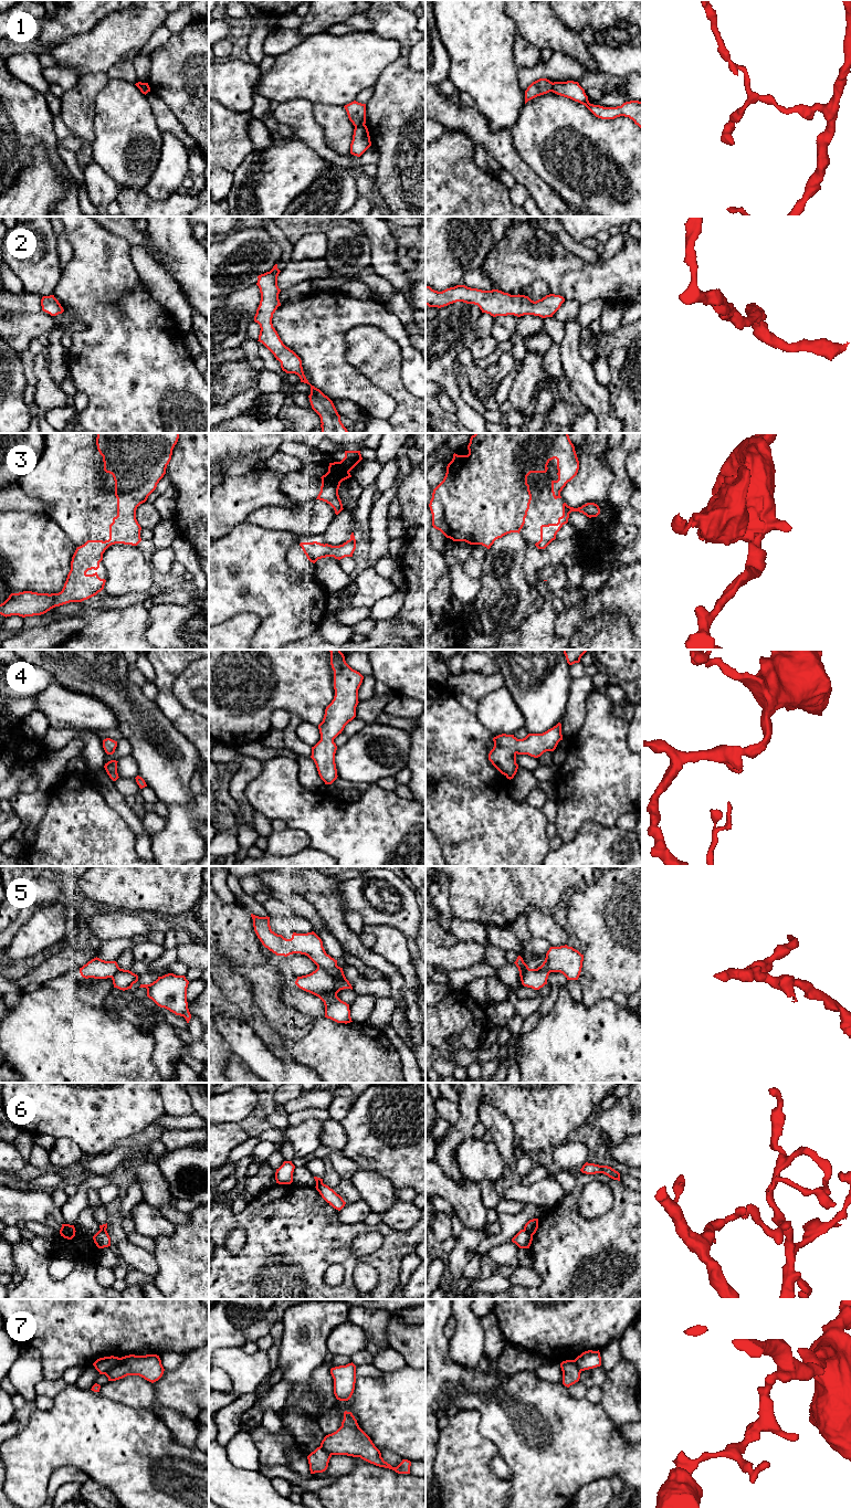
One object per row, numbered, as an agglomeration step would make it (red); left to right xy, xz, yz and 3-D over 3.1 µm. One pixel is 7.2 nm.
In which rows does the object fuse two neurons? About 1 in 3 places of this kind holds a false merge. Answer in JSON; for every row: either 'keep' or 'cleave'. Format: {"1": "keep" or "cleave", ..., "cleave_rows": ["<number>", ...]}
{"1": "cleave", "2": "keep", "3": "keep", "4": "keep", "5": "keep", "6": "cleave", "7": "cleave", "cleave_rows": ["1", "6", "7"]}

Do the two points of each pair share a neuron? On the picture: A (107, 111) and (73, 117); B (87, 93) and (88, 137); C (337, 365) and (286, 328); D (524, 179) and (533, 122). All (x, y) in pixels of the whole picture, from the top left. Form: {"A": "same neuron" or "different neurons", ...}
{"A": "different neurons", "B": "same neuron", "C": "same neuron", "D": "different neurons"}

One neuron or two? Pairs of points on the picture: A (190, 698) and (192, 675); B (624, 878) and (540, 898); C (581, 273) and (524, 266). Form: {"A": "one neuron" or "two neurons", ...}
{"A": "one neuron", "B": "two neurons", "C": "one neuron"}

